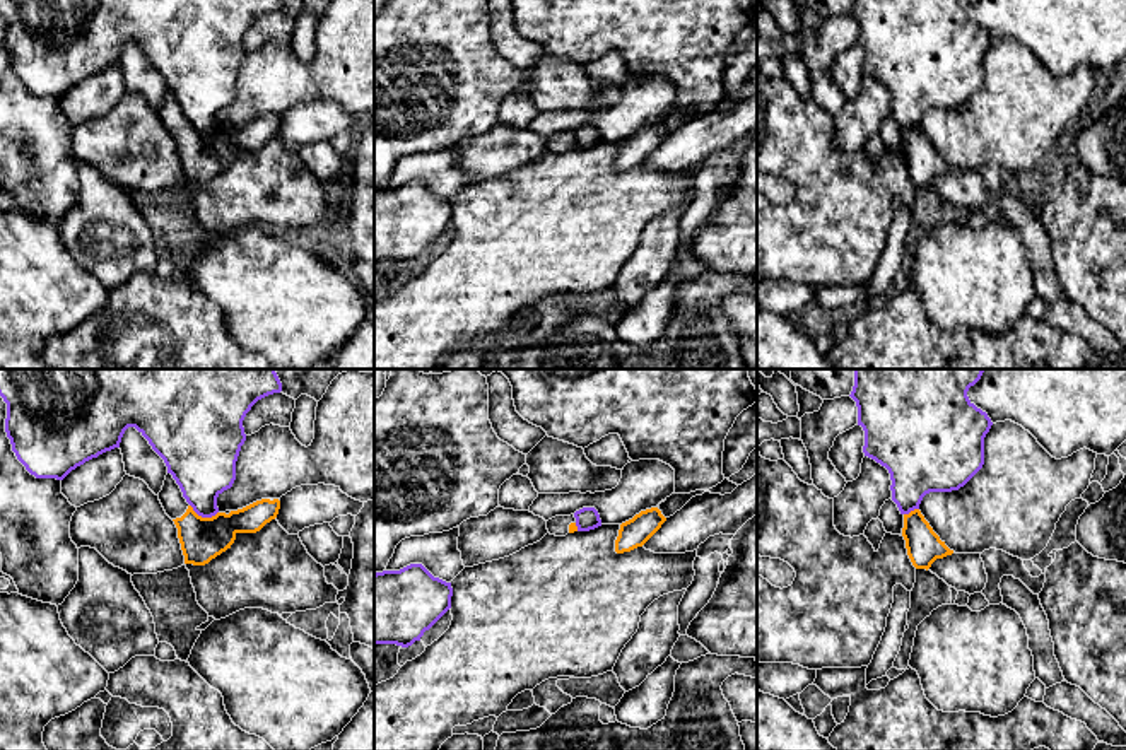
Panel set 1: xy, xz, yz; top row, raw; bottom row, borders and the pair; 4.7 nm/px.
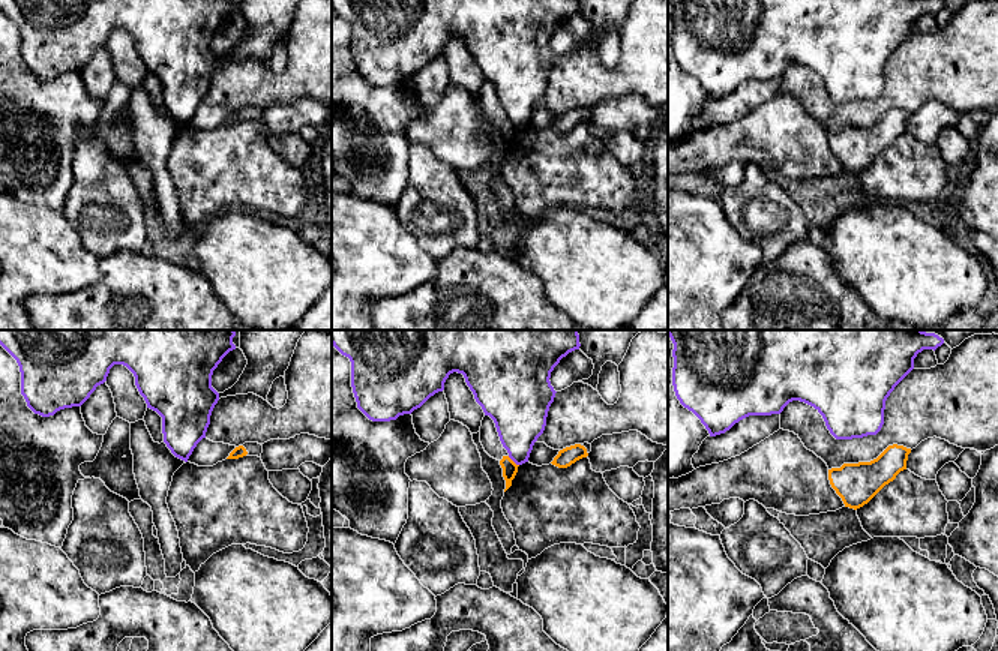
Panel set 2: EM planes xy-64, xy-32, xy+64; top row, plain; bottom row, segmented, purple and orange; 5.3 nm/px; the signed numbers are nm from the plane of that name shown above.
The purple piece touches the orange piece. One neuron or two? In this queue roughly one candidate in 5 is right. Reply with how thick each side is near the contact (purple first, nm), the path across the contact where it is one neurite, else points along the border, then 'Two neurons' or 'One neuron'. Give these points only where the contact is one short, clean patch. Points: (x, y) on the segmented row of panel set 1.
Thickness 300 nm (purple) against 200 nm. Boundary: xy (190, 504), (202, 516), (214, 516), (217, 513). Two neurons

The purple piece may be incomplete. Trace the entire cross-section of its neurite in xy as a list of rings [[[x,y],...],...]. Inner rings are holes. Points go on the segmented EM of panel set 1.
[[[0,369],[5,432],[31,475],[63,480],[85,461],[120,448],[125,431],[135,427],[164,460],[183,497],[202,518],[219,513],[217,497],[236,480],[236,461],[246,441],[246,413],[258,400],[280,391],[275,369]]]

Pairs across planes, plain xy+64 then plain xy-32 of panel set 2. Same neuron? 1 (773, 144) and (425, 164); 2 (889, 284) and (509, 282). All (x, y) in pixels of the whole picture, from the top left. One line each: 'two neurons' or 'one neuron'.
1: two neurons
2: two neurons

